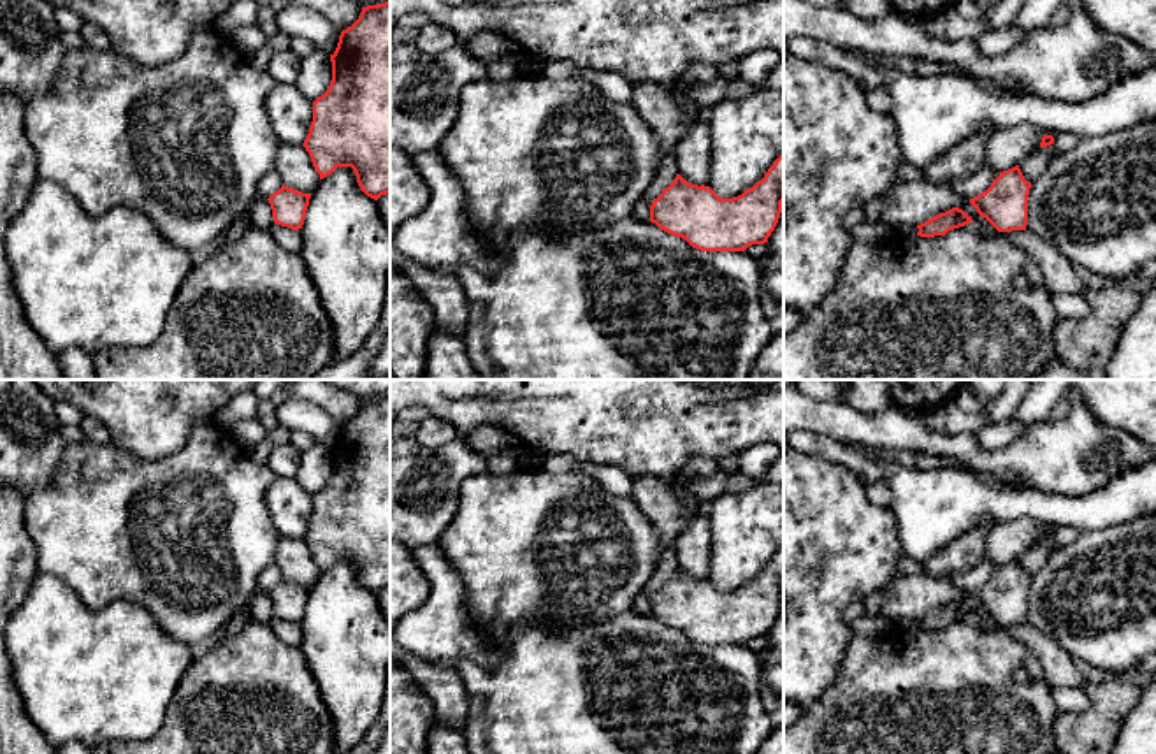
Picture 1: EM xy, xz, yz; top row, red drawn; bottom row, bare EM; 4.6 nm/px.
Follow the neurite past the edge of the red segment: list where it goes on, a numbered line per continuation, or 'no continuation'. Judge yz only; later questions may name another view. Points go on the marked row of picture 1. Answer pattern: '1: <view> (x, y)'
no continuation

